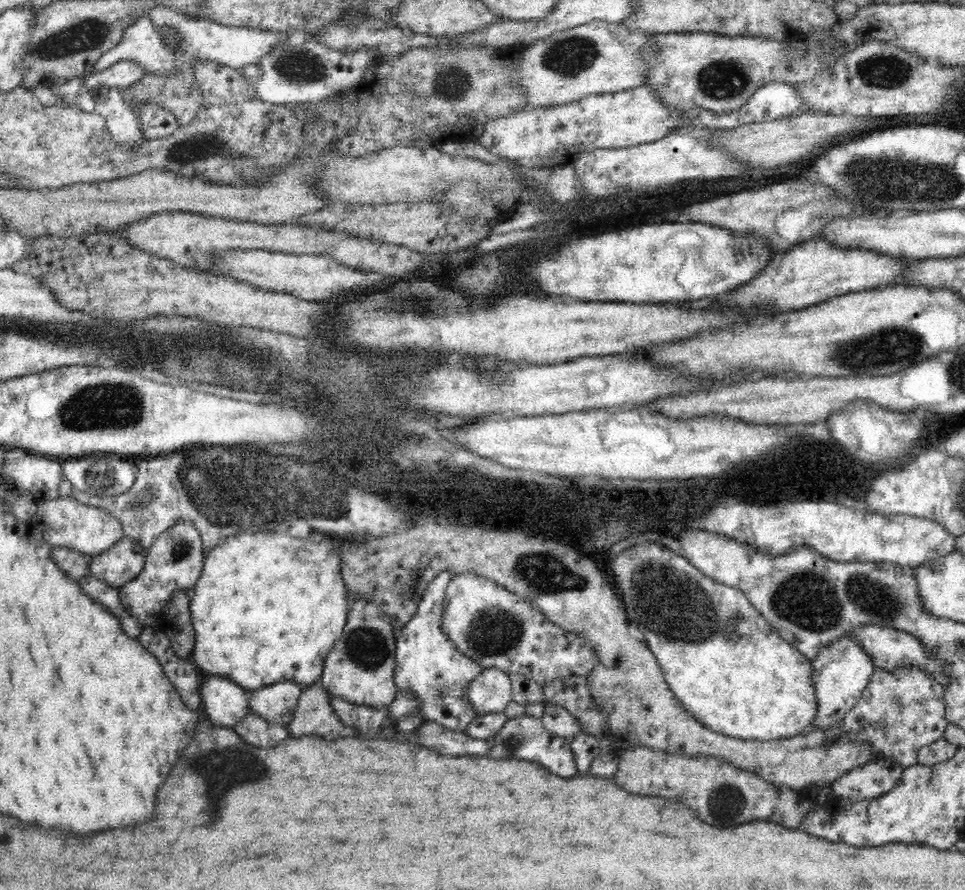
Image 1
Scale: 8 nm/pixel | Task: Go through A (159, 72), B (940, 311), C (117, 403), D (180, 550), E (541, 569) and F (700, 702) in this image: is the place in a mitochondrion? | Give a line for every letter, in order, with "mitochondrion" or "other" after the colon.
A: other
B: other
C: mitochondrion
D: mitochondrion
E: mitochondrion
F: other

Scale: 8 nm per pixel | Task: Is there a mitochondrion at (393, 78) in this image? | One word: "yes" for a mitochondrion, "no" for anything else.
no

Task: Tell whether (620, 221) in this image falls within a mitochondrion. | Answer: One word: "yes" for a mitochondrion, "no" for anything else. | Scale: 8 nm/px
no

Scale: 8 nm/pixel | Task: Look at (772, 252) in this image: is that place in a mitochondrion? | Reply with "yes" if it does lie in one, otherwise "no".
no

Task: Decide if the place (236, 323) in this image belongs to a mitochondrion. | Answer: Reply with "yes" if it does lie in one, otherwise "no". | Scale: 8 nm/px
no

